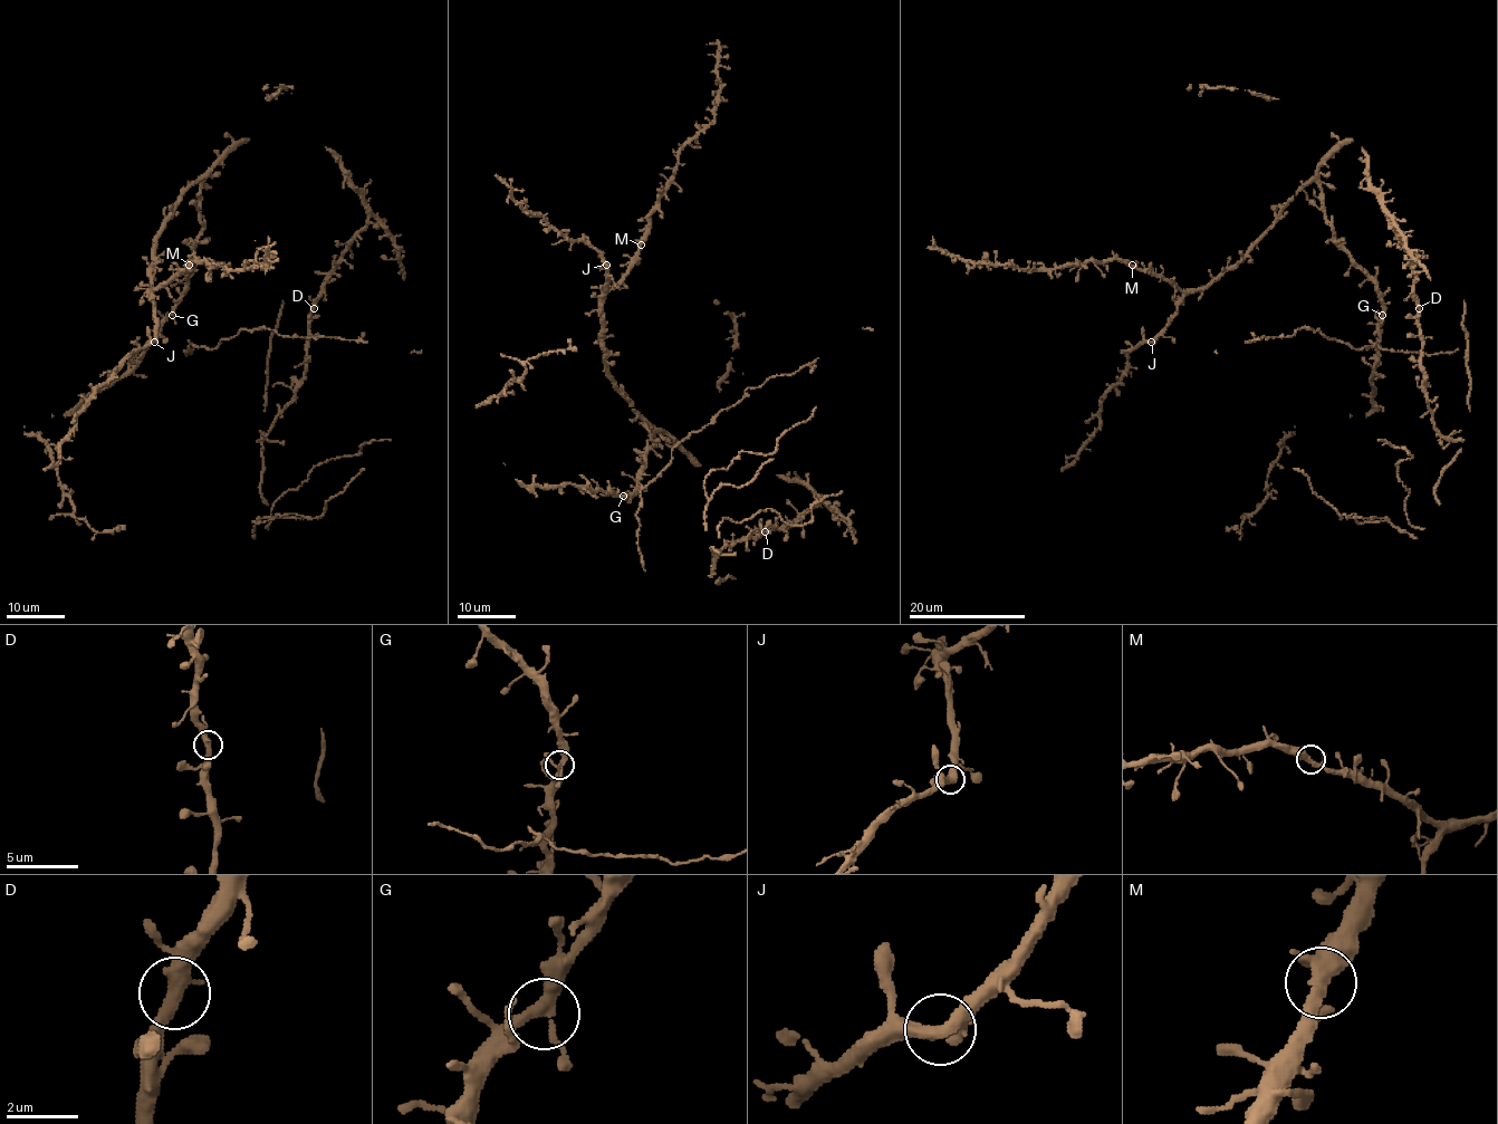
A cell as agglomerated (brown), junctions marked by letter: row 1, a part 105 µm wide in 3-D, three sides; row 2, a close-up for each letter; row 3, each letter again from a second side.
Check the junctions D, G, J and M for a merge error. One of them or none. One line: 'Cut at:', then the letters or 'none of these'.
Cut at: none of these

